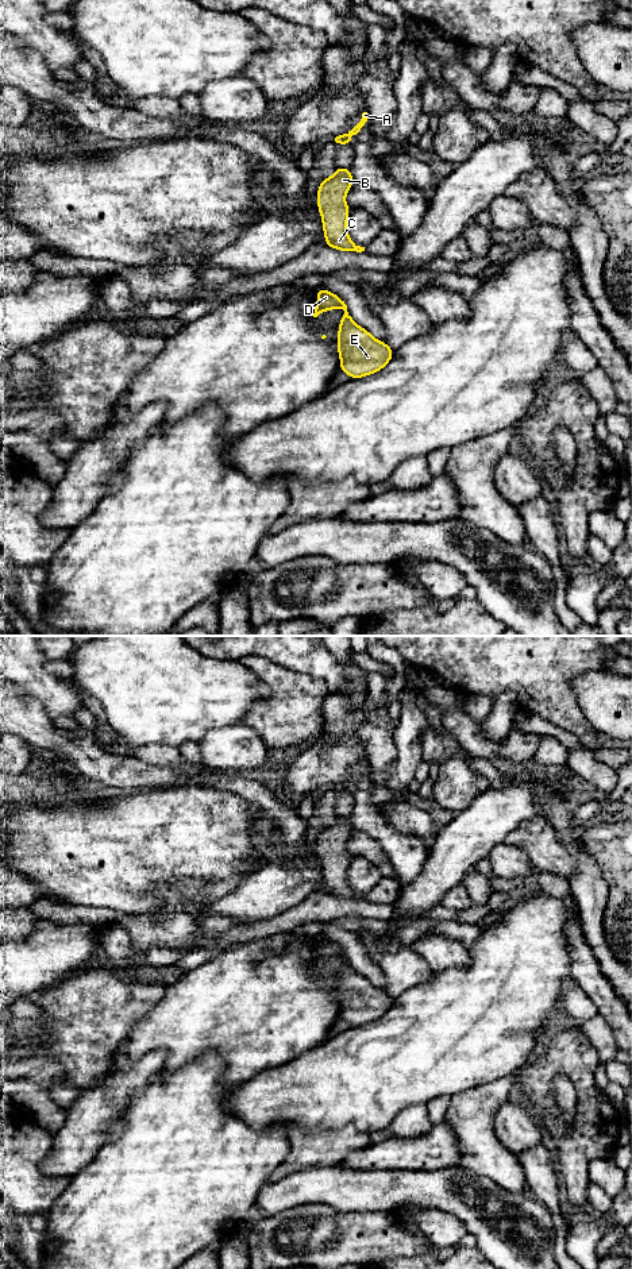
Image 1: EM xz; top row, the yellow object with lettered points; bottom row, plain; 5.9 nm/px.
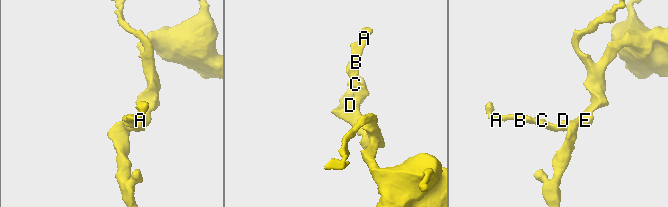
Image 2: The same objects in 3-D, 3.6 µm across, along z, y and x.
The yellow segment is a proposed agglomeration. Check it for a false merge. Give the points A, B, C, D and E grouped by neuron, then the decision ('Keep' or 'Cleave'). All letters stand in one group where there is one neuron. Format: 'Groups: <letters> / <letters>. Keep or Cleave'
Groups: A B C D E. Keep

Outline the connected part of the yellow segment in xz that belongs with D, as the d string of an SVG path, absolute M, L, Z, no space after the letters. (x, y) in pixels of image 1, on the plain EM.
M317 936L316 941L317 953L313 965L334 956L344 958L339 971L336 994L340 1004L340 1019L348 1022L351 1027L357 1027L384 1017L393 1006L394 998L386 991L374 987L365 976L358 975L339 944L323 936Z

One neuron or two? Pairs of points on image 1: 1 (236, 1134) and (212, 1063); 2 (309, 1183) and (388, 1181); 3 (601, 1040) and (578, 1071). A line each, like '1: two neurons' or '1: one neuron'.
1: one neuron
2: one neuron
3: two neurons

